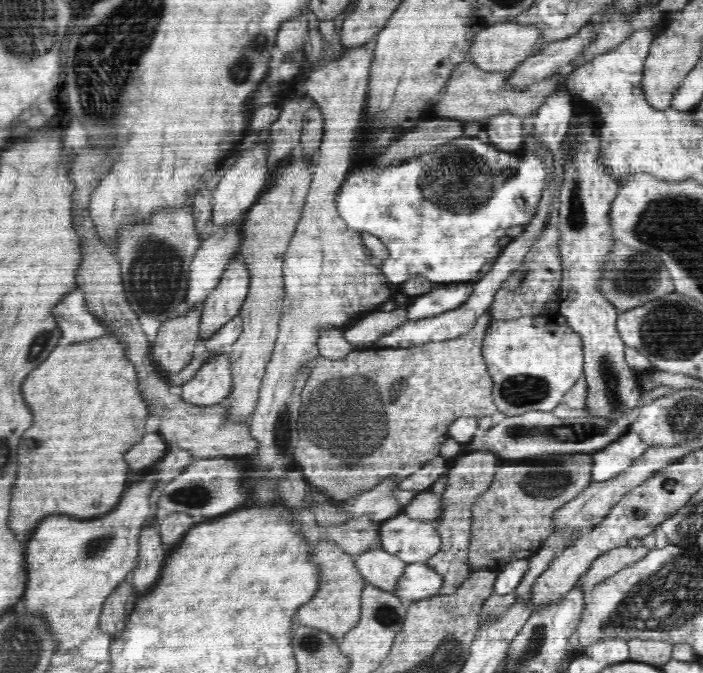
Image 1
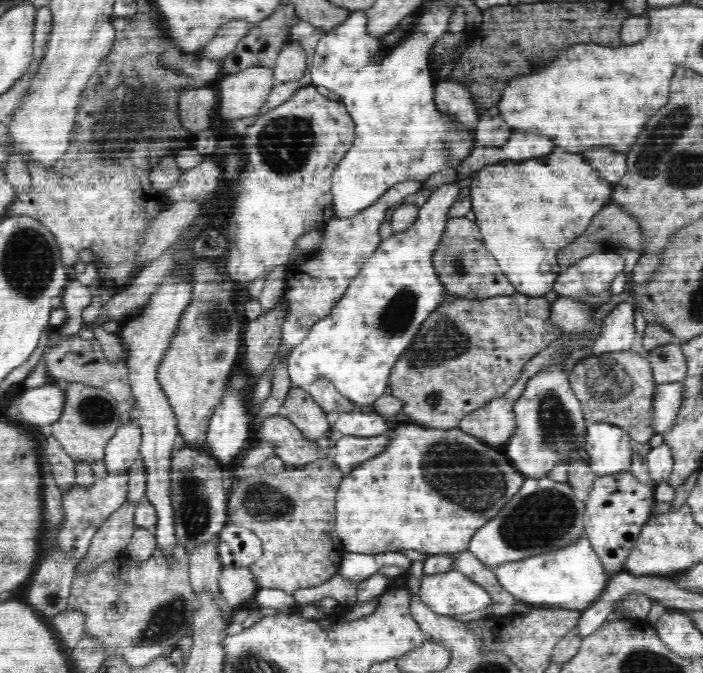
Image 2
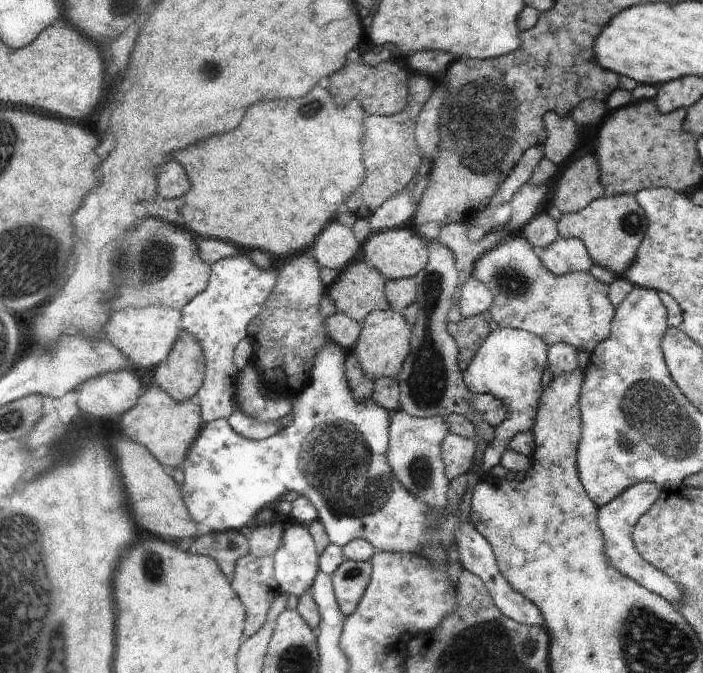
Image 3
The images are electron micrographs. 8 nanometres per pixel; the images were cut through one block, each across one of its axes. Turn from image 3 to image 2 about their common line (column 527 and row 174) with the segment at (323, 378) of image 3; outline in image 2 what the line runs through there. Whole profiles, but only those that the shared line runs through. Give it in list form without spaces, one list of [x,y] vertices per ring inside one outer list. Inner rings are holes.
[[[604,147],[590,148],[582,152],[584,158],[590,162],[590,166],[597,171],[600,178],[608,183],[617,183],[626,174],[626,154],[614,154],[606,152]]]

